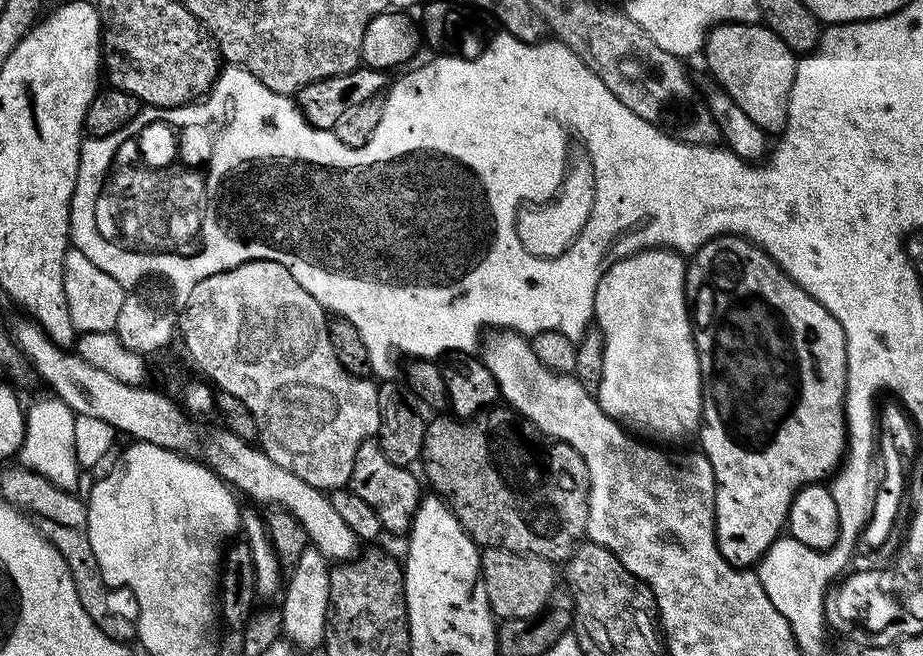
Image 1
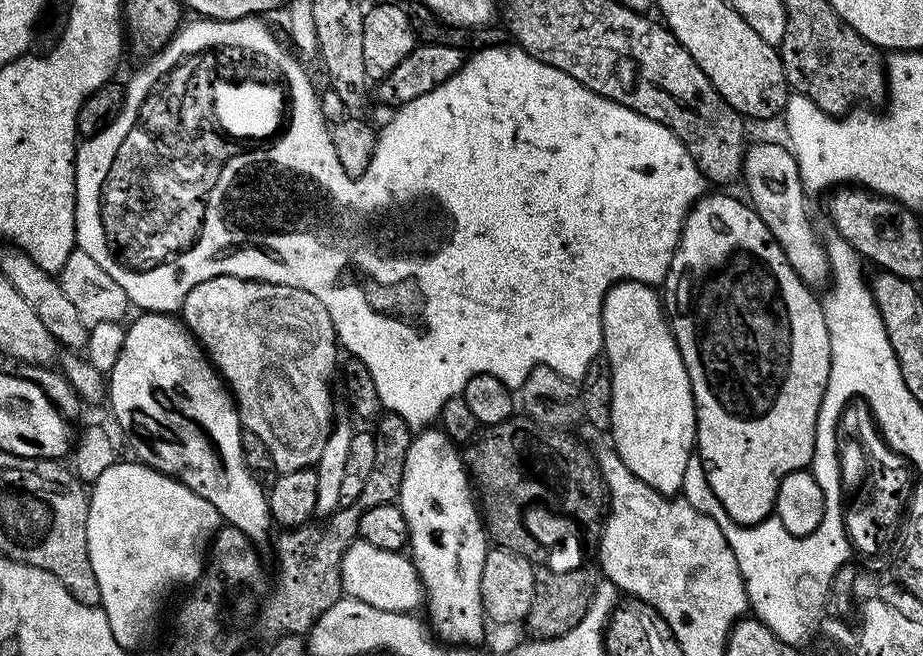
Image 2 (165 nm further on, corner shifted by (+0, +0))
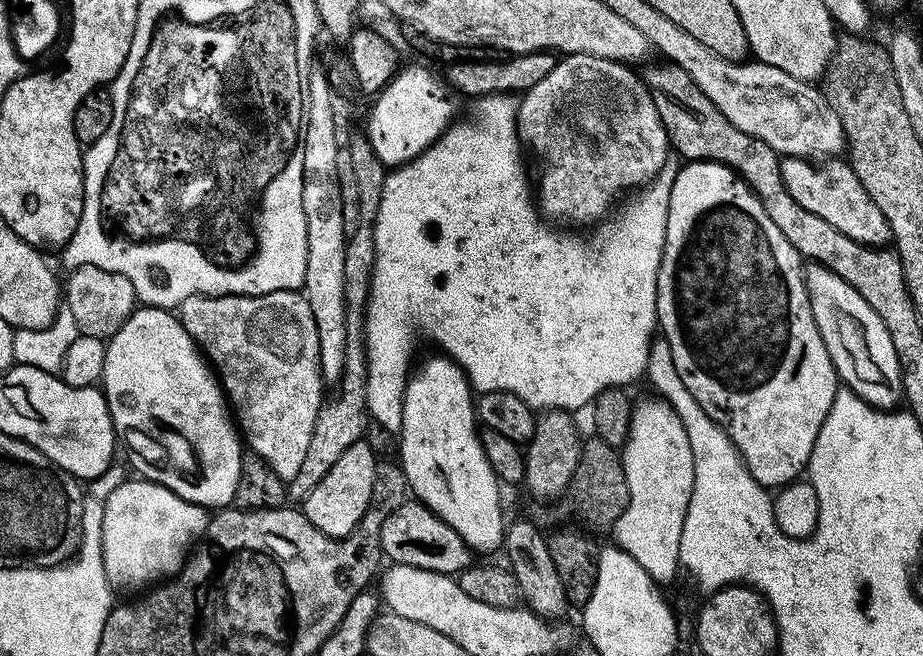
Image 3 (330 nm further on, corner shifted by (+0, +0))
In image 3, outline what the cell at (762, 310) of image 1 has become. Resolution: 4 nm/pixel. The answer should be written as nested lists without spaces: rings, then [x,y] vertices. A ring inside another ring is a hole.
[[[709,160],[688,162],[677,171],[674,178],[674,190],[670,190],[670,210],[666,218],[666,242],[662,262],[658,266],[658,286],[656,287],[656,322],[658,332],[670,344],[674,367],[682,378],[683,385],[694,401],[705,411],[716,424],[724,429],[732,440],[749,470],[749,474],[767,490],[779,490],[785,484],[793,483],[796,476],[805,471],[808,459],[814,450],[814,442],[818,438],[818,430],[822,430],[822,422],[826,422],[826,414],[830,414],[830,406],[838,391],[836,367],[832,365],[830,354],[826,350],[826,342],[822,342],[822,334],[818,334],[818,326],[814,322],[814,314],[810,310],[810,298],[804,285],[805,265],[802,257],[774,222],[770,222],[770,214],[762,206],[760,199],[752,193],[751,188],[724,164],[711,164]]]

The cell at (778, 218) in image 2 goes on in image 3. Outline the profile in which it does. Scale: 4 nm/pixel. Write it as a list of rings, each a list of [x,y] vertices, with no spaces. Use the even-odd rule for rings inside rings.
[[[809,263],[804,270],[804,285],[810,298],[810,310],[814,314],[814,322],[818,326],[818,334],[822,334],[822,342],[826,342],[826,350],[836,367],[837,377],[842,381],[843,387],[852,392],[860,400],[865,400],[870,407],[881,410],[892,410],[901,403],[902,389],[900,387],[900,367],[898,354],[894,354],[894,346],[890,342],[890,334],[886,326],[882,326],[882,318],[870,310],[870,302],[850,286],[838,274],[829,271],[821,264]]]

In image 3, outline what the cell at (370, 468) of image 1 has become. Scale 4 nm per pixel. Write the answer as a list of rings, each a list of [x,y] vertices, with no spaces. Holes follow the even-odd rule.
[[[363,439],[354,441],[352,446],[342,450],[338,462],[334,462],[334,466],[326,471],[326,476],[302,501],[304,515],[317,530],[336,540],[350,535],[355,530],[372,501],[377,463],[378,453]]]

